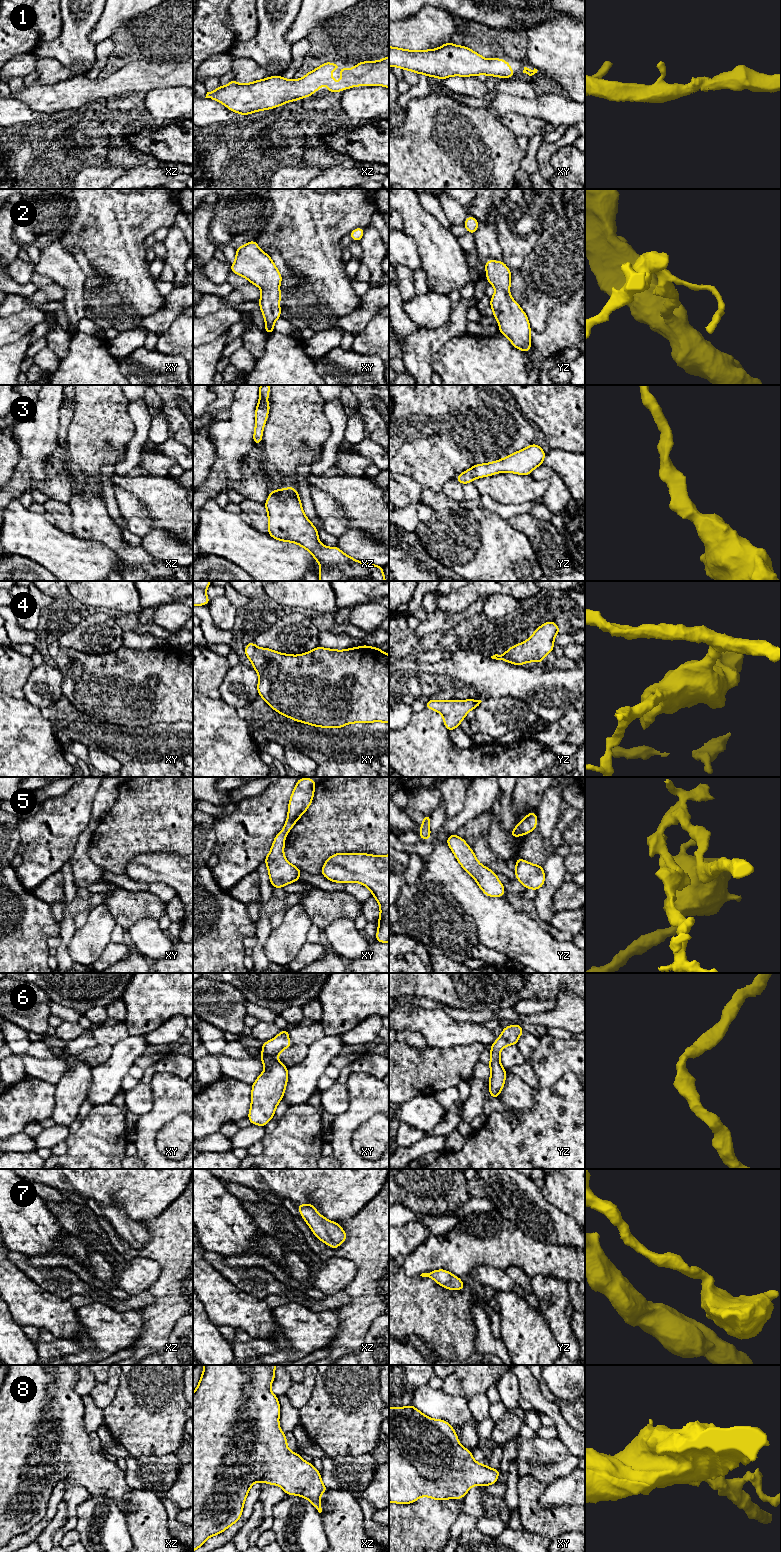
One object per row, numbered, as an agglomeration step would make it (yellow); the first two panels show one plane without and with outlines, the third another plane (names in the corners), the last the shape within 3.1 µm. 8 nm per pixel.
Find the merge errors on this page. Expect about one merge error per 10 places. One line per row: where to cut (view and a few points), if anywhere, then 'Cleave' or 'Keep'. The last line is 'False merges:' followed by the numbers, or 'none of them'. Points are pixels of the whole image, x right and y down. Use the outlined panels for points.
1: No split. Keep
2: No split. Keep
3: No split. Keep
4: No split. Keep
5: No split. Keep
6: No split. Keep
7: No split. Keep
8: No split. Keep
False merges: none of them

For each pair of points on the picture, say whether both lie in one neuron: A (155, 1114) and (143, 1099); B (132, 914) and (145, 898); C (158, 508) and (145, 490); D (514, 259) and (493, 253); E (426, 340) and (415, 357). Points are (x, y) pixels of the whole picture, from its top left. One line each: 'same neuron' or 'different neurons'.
A: different neurons
B: same neuron
C: same neuron
D: different neurons
E: same neuron

